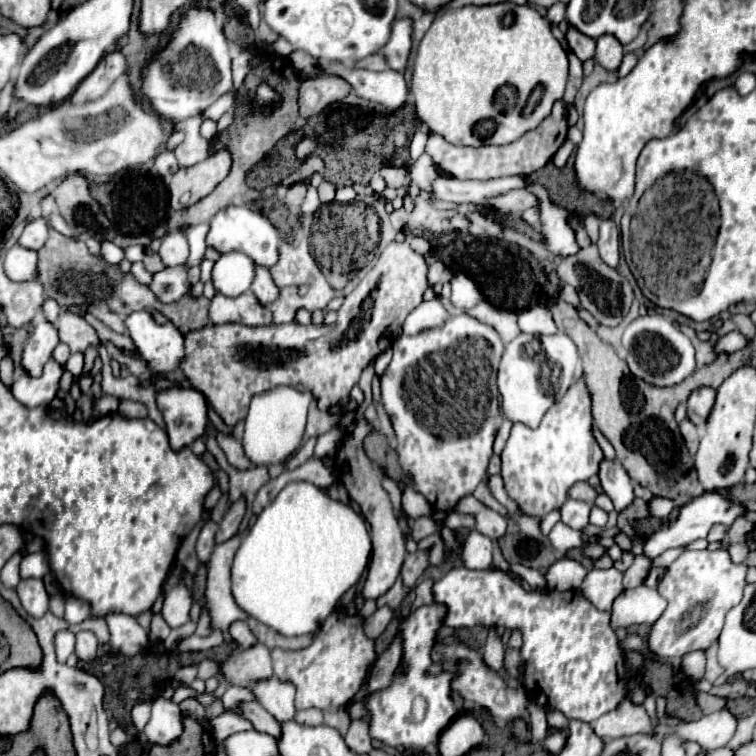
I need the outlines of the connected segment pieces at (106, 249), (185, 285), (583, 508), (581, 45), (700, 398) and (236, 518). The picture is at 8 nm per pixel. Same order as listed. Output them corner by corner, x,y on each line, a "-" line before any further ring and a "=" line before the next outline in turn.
109,240
101,242
101,256
109,262
109,264
119,264
123,260
123,250
119,246
115,246
=
173,266
173,268
165,268
163,272
157,272
149,288
157,294
157,298
161,298
161,302
165,304
177,302
177,298
183,298
191,288
187,280
187,268
=
569,498
561,508
561,520
573,528
573,530
581,530
589,524
589,510
591,510
591,504
589,502
583,502
583,500
573,500
=
567,26
567,32
565,32
565,38
567,38
567,44
571,46
571,50
575,52
575,56
585,62
587,58
595,56
595,40
581,34
575,26
=
697,388
687,398
687,416
695,426
703,426
705,418
709,416
709,406
713,406
713,388
=
239,498
239,500
235,500
235,502
227,508
227,514
223,516
223,520
221,520
221,524
219,524
215,542
221,544
221,542
229,540
233,534
237,534
237,528
239,528
239,524
241,524
243,516
245,516
245,498

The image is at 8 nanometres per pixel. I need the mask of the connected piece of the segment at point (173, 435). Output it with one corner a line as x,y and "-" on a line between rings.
181,386
165,388
157,392
155,400
165,418
173,450
181,450
181,446
189,446
205,434
207,402
199,390

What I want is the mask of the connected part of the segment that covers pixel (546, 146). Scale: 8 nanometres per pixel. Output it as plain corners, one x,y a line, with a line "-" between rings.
557,100
551,114
533,130
525,132
519,140
507,144
507,146
479,146
479,148
471,148
471,146
453,146
449,142
445,142
445,138
437,136
437,134
429,134
425,152
433,158
435,166
459,180
491,180
491,178
501,178
501,176
509,176
509,174
533,174
537,170
541,170
551,158
553,154
561,148
561,144
567,138
567,112
565,112
565,104
563,100

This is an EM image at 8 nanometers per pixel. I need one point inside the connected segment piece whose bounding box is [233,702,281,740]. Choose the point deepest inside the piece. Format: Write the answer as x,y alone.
261,719

